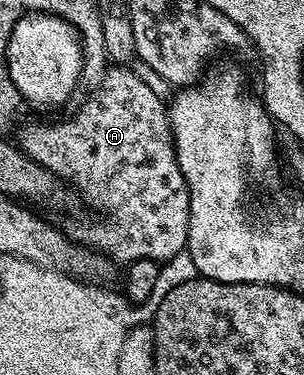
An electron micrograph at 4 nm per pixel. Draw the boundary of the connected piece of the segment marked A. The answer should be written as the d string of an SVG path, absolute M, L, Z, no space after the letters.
M127 65L108 66L96 87L99 88L68 119L59 119L56 123L25 124L19 131L17 146L74 189L80 200L83 198L93 210L103 214L100 219L91 219L70 228L69 234L76 243L106 255L116 265L142 259L166 264L166 259L184 254L189 237L189 189L181 165L177 163L171 122L167 116L168 104Z

